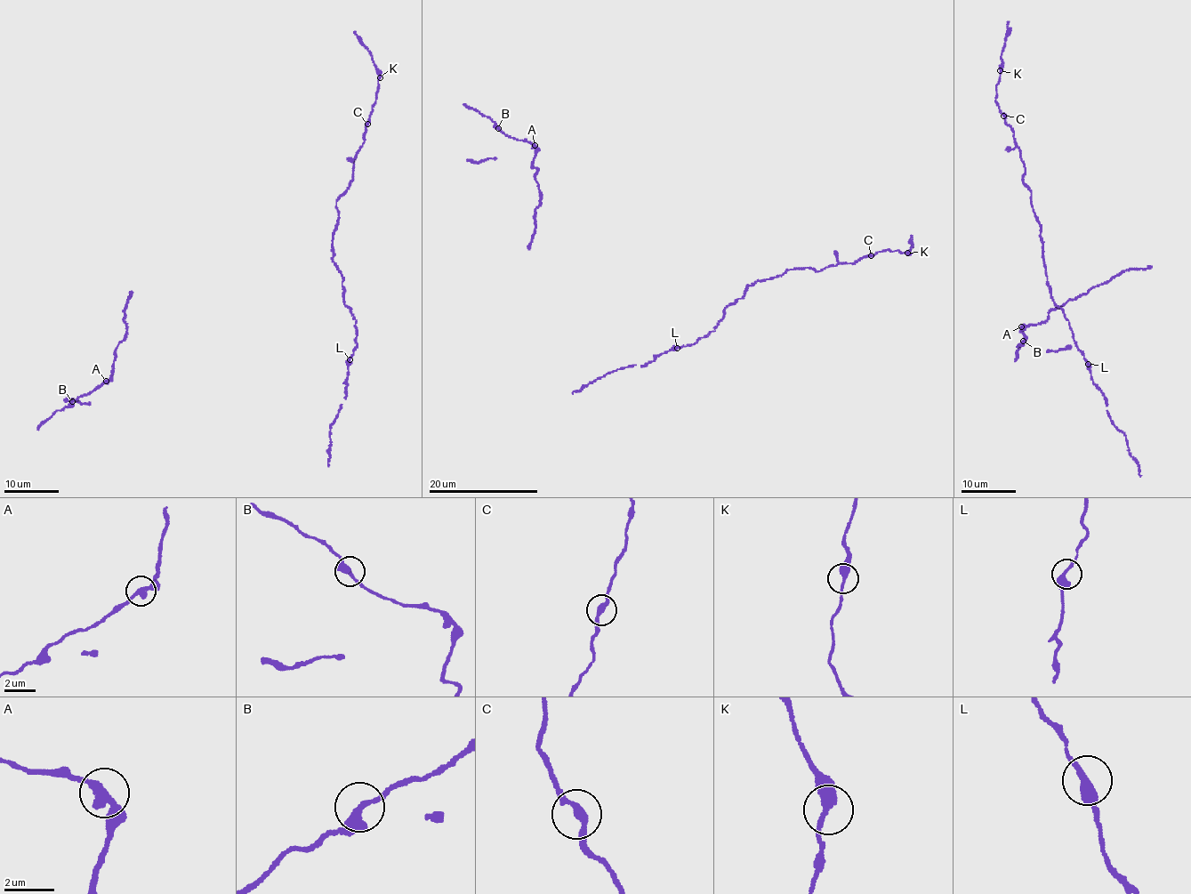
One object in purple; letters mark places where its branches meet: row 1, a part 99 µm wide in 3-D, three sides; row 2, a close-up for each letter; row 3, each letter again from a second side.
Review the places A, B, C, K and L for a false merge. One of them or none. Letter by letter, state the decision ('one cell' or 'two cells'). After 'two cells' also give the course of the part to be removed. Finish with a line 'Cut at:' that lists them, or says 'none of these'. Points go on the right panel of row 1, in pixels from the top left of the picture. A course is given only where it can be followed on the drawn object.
A: one cell
B: one cell
C: one cell
K: one cell
L: one cell
Cut at: none of these

